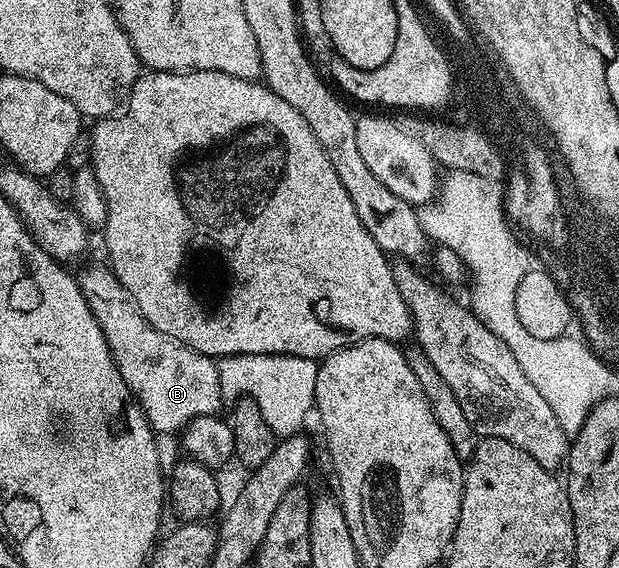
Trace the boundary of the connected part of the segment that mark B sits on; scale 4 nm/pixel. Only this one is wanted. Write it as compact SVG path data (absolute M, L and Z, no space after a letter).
M107 265L88 266L84 271L79 271L78 281L82 296L86 296L86 304L90 304L90 312L94 312L94 320L98 320L98 328L102 328L102 336L106 336L106 344L112 353L114 364L122 376L122 380L128 385L128 391L134 396L134 400L144 410L148 423L157 435L177 435L180 431L192 423L195 418L215 415L222 405L220 396L220 377L218 365L205 354L199 354L197 350L190 349L186 344L158 332L142 316L142 312L136 307L136 302L122 288L117 280L115 272Z

